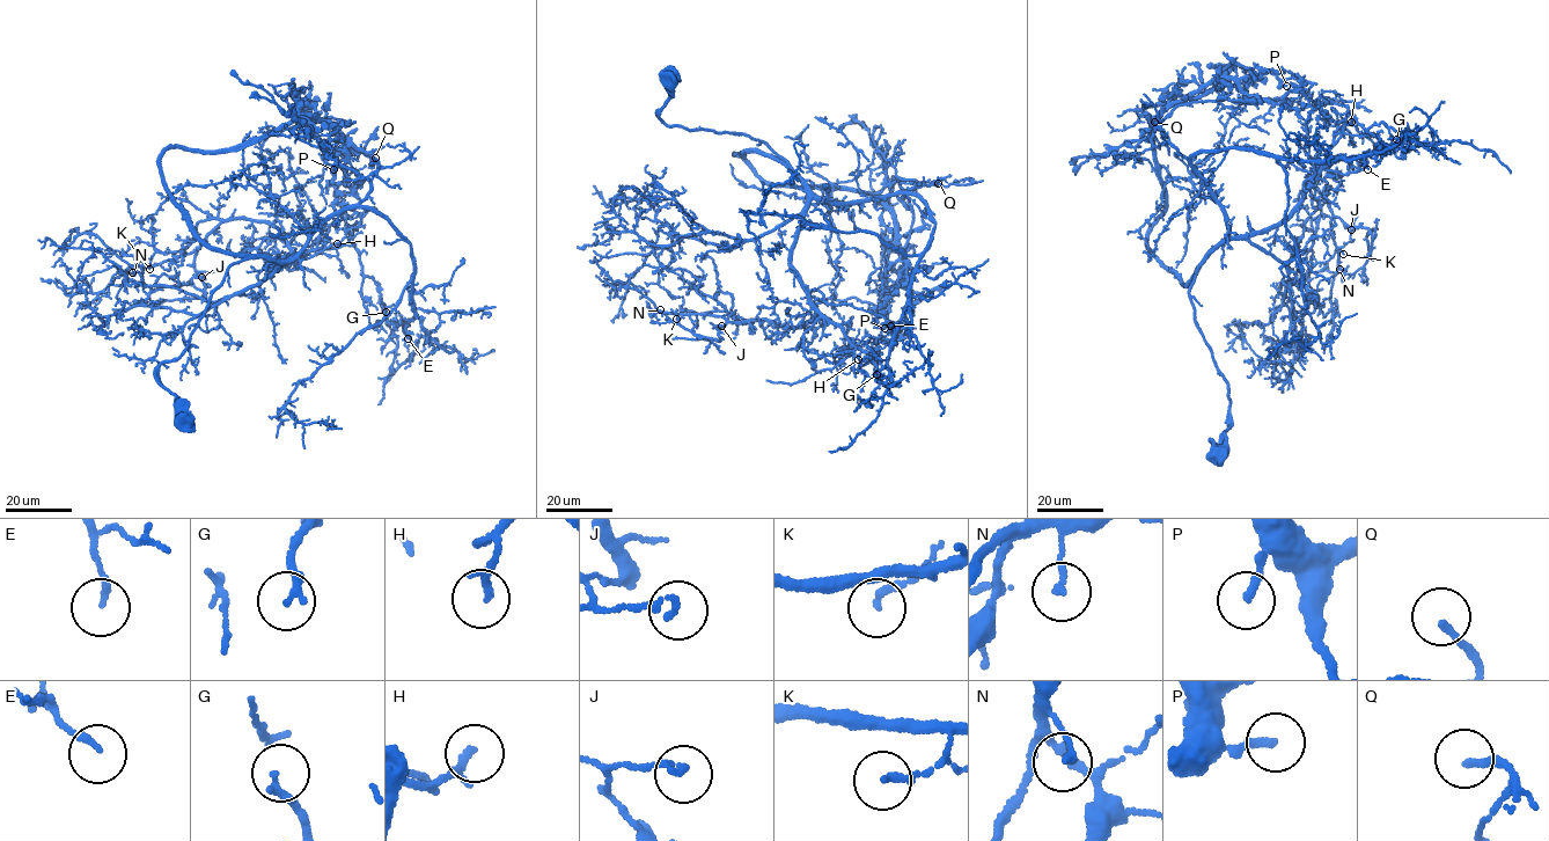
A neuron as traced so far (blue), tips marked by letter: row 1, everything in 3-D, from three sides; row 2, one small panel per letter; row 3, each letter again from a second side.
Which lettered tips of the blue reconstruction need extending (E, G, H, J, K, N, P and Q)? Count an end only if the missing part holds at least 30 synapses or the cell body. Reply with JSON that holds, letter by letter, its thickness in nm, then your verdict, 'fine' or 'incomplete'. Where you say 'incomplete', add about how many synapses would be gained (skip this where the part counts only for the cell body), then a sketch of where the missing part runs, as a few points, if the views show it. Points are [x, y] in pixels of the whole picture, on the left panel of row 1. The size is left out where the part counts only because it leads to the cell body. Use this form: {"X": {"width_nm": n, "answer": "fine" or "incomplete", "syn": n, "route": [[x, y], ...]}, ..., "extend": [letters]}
{"E": {"width_nm": 160, "answer": "fine"}, "G": {"width_nm": 200, "answer": "fine"}, "H": {"width_nm": 160, "answer": "fine"}, "J": {"width_nm": 160, "answer": "fine"}, "K": {"width_nm": 170, "answer": "fine"}, "N": {"width_nm": 150, "answer": "fine"}, "P": {"width_nm": 200, "answer": "fine"}, "Q": {"width_nm": 180, "answer": "incomplete", "syn": 45, "route": [[375, 158], [374, 148], [384, 158], [388, 153], [393, 155], [393, 159]]}, "extend": ["Q"]}

